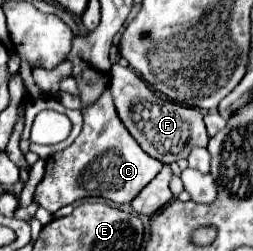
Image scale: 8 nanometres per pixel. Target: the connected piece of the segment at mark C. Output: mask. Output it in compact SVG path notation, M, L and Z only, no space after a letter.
M109 87L95 103L81 107L79 111L83 113L83 129L79 137L67 149L47 159L45 177L35 189L35 203L49 213L83 197L103 197L117 205L129 203L163 167L163 163L147 155L125 129Z

